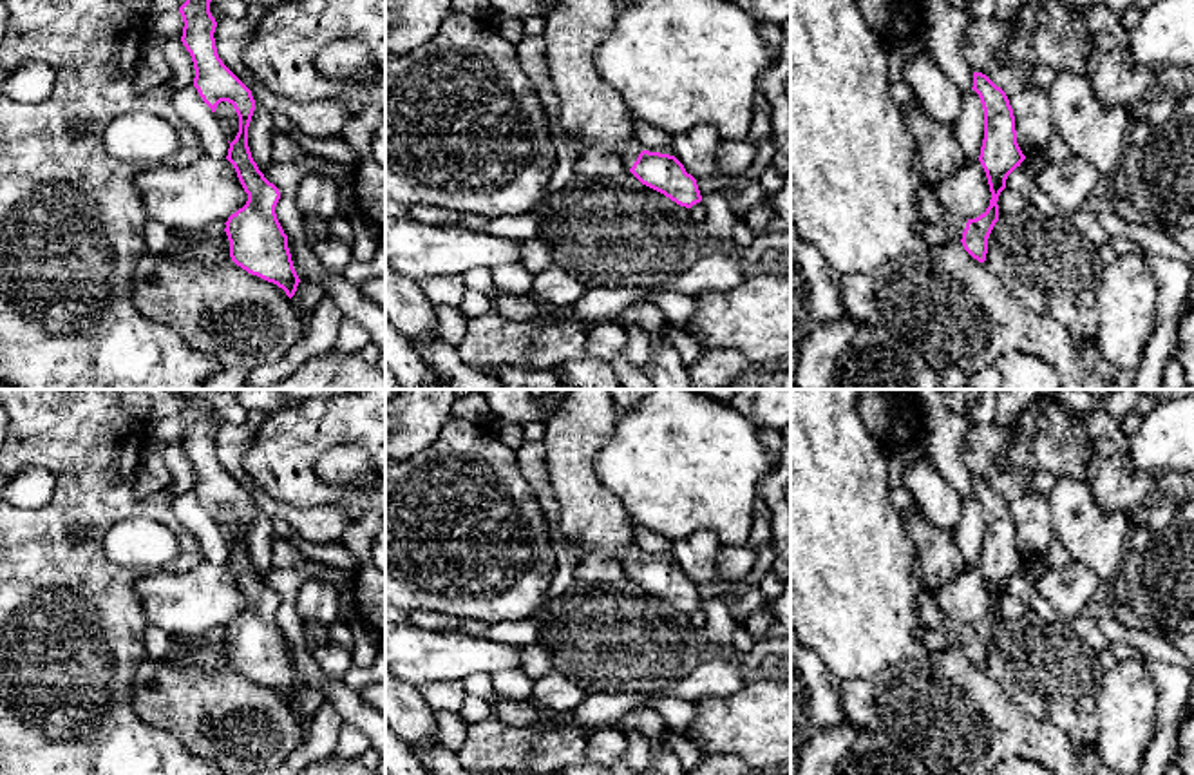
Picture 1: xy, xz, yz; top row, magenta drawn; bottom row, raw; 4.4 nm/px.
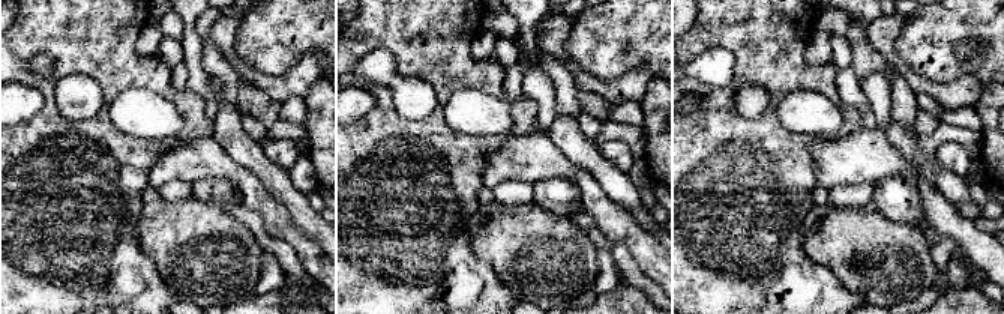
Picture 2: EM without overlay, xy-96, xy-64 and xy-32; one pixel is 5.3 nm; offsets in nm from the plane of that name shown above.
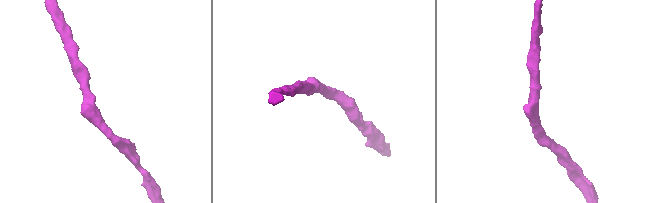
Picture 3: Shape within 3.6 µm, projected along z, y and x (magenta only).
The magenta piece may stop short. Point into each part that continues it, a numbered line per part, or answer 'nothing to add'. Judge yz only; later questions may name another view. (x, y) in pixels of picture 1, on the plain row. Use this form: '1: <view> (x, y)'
1: yz (930, 616)

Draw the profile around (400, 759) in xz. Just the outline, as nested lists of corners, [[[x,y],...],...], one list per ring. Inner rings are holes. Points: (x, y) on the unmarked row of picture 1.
[[[385,721],[385,775],[431,775],[412,753],[412,748],[398,737]]]

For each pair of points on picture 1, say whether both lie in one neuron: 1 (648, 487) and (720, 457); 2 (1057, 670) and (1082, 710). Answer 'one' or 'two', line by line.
1: one
2: one

